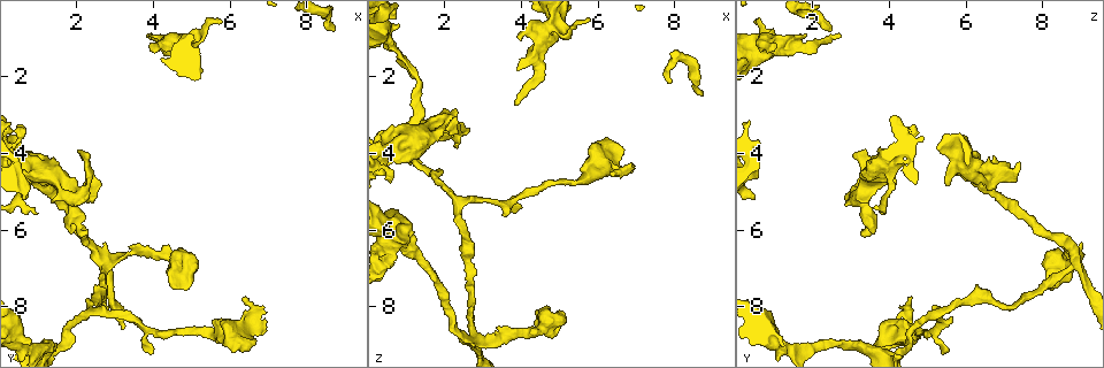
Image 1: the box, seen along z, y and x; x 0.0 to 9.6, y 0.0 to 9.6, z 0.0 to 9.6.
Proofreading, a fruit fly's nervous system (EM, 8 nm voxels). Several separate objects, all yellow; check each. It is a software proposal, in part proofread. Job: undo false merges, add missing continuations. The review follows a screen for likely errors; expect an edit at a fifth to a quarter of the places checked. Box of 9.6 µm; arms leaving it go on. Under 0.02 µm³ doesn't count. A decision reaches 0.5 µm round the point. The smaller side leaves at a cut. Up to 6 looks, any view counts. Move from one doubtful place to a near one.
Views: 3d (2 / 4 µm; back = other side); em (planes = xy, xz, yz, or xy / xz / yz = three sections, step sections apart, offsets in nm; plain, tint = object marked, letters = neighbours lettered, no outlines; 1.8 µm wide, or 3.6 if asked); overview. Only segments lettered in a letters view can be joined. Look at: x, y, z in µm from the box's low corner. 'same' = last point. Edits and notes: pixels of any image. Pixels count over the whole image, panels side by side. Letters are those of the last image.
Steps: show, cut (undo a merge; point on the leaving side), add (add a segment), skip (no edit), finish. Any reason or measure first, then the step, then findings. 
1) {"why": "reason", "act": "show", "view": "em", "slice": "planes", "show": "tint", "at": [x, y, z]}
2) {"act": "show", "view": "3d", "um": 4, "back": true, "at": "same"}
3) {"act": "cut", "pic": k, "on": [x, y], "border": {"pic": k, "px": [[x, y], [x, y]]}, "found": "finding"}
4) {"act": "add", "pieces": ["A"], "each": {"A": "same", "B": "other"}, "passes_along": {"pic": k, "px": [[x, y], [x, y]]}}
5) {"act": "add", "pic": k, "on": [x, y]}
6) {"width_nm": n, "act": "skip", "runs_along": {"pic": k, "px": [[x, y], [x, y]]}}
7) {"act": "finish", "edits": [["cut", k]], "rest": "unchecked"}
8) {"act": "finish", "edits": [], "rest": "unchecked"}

{"why": "arms part here", "act": "show", "view": "em", "slice": "xz", "step": 16, "show": "tint", "at": [4.60, 6.80, 8.55]}

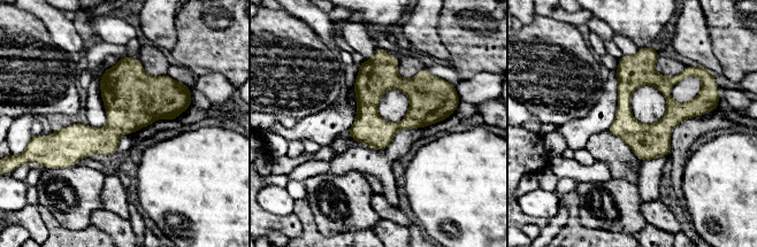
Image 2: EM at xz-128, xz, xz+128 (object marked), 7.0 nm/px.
{"act": "show", "view": "em", "slice": "planes", "show": "tint", "at": "same"}

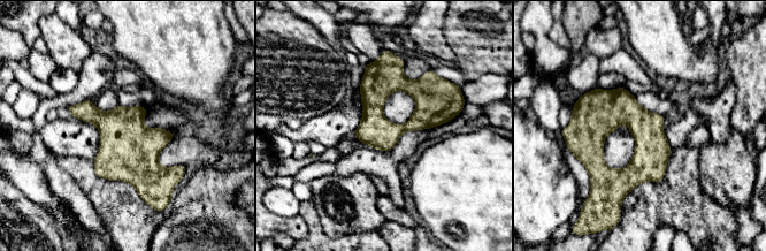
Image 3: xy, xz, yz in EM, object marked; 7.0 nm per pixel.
{"act": "show", "view": "em", "slice": "planes", "show": "letters", "at": "same"}

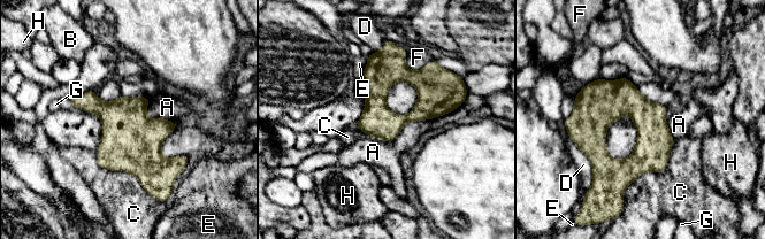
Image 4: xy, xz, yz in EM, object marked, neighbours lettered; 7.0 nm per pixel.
{"act": "skip", "each": {"A": "other", "B": "other", "C": "other", "D": "other", "E": "other", "F": "other", "G": "other", "H": "other"}, "found": "continuous, no second neuron"}

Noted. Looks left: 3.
{"why": "tapers out", "act": "show", "view": "3d", "um": 2, "at": [8.75, 0.80, 2.45]}

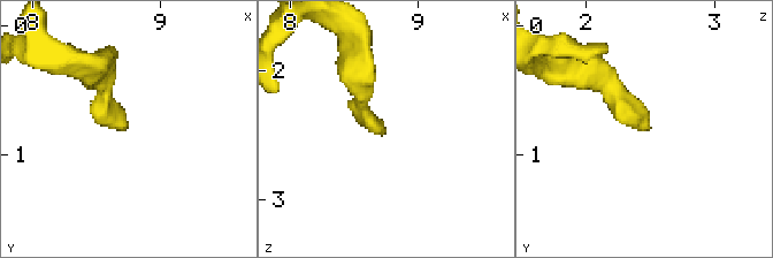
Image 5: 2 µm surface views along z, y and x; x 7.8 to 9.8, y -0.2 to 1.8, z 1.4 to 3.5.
{"act": "show", "view": "em", "slice": "planes", "show": "letters", "at": [8.72, 0.80, 2.46]}

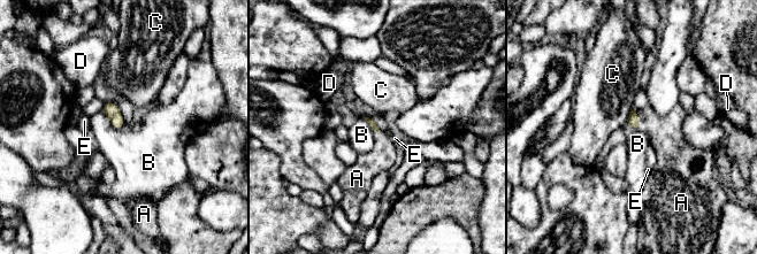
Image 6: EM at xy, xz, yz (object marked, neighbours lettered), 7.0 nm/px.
{"longest_contact_nm": ["B", 190], "act": "add", "pieces": ["A"], "each": {"A": "same", "B": "other", "C": "other", "D": "other", "E": "other"}, "found": "it goes on there"}

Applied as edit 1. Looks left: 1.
{"why": "sudden change in width", "act": "show", "view": "em", "slice": "planes", "show": "letters", "at": [6.05, 8.75, 4.40]}

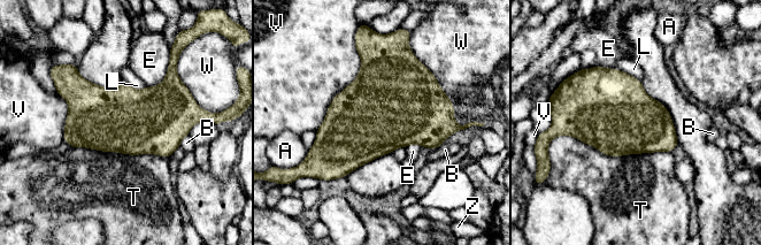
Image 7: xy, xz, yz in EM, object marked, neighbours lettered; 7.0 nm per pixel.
{"width_nm": 460, "act": "skip", "each": {"A": "other", "B": "other", "E": "other", "L": "other", "T": "other", "V": "other", "W": "other", "Z": "other"}, "border": {"pic": 7, "px": [[614, 67], [632, 75], [640, 82]]}, "found": "one neuron here"}

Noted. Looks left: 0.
{"act": "finish", "edits": [["add", 6]], "rest": "unchecked"}

